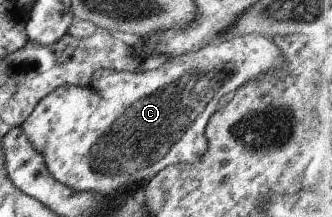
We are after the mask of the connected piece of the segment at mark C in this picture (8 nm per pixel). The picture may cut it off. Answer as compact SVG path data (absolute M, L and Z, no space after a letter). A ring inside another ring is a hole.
M259 33L231 35L219 43L211 43L201 47L199 50L185 53L179 57L173 57L150 71L111 72L111 74L102 74L99 78L92 80L92 83L90 80L87 80L87 82L80 83L79 85L58 86L37 102L35 108L33 108L29 116L19 126L30 140L30 145L33 145L33 148L43 155L46 172L61 184L68 186L74 191L99 191L104 192L105 195L129 191L136 187L138 183L153 178L153 175L163 170L166 166L196 161L204 153L206 145L204 128L208 118L215 111L217 99L228 92L234 92L239 85L260 77L261 73L270 73L273 67L278 67L279 63L280 52L277 50L275 44L265 35Z

